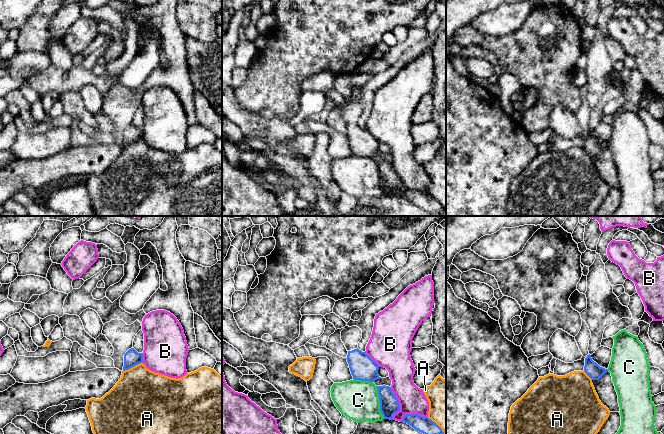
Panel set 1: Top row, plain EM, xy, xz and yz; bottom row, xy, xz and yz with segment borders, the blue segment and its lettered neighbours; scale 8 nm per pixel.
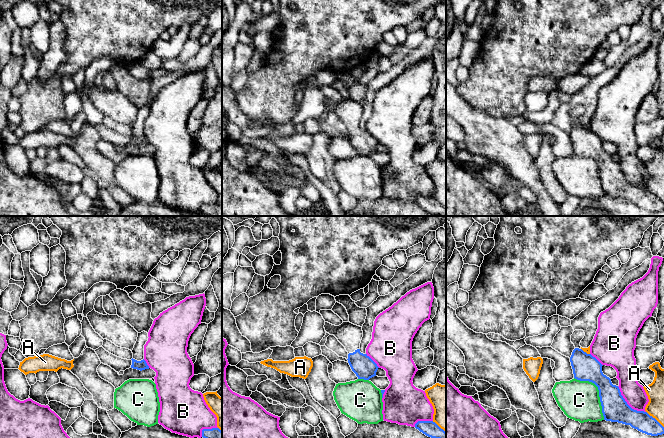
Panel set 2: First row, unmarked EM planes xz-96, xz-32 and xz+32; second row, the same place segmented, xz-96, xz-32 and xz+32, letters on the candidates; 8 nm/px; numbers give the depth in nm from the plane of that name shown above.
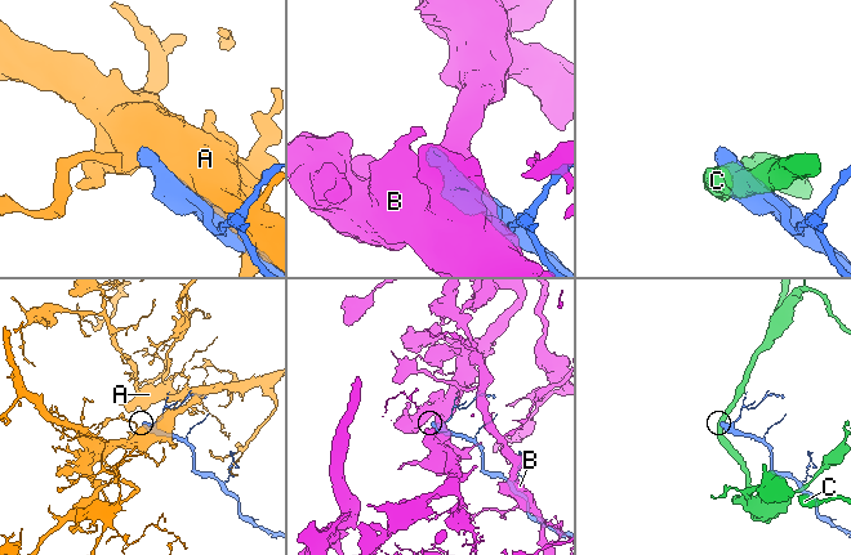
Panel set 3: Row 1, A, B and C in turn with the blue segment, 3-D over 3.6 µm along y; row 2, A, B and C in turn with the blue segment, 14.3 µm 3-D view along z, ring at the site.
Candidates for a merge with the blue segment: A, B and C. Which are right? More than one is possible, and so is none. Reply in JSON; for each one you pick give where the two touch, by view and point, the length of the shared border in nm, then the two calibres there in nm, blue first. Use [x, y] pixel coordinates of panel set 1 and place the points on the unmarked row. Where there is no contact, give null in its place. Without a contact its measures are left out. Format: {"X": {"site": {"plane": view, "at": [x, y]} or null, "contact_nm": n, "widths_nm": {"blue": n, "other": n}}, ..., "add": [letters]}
{"add": []}

